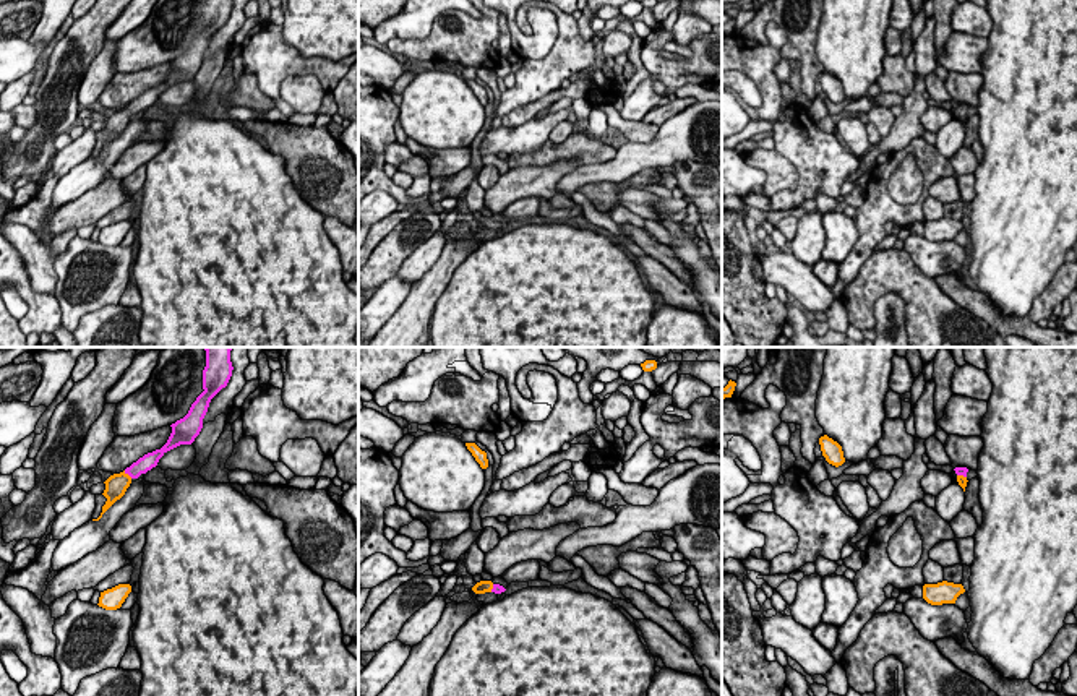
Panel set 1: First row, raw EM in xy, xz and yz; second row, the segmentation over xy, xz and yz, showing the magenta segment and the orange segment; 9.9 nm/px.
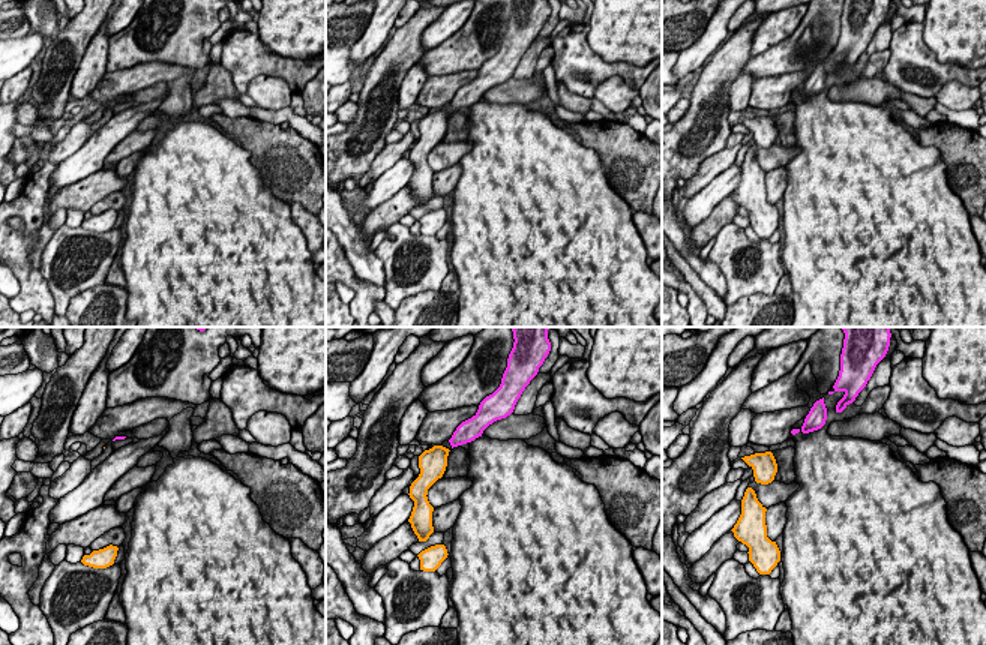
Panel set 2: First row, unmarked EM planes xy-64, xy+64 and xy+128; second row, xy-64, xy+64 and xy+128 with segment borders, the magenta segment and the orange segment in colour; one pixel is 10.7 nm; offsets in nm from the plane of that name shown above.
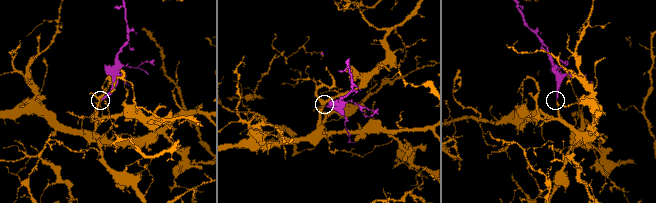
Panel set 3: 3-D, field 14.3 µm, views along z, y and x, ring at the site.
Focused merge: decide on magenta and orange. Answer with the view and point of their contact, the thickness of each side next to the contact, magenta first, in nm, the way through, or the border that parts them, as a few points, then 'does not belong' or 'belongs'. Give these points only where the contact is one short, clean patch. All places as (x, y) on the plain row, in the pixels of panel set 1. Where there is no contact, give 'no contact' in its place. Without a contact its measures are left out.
meets magenta in xy at (128, 111); 160 nm thick on the magenta side, 220 nm on the other; runs through xy (148, 98), (128, 111), (115, 122); belongs

